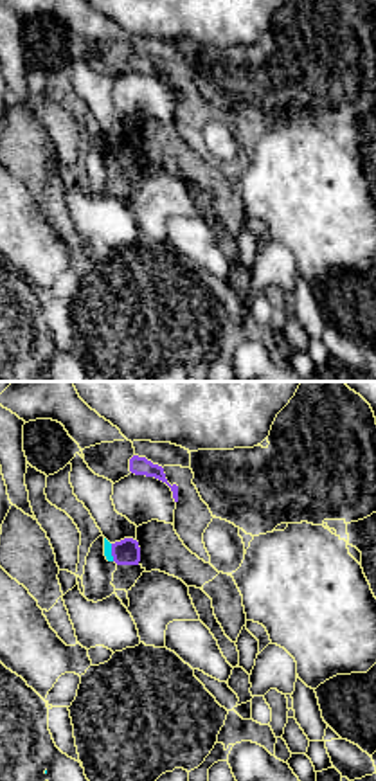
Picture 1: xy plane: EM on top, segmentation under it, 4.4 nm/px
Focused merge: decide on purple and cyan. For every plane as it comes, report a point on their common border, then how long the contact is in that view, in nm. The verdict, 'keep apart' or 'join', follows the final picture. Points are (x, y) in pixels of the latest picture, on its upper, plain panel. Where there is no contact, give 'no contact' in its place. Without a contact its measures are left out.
(112, 150) | 80 nm

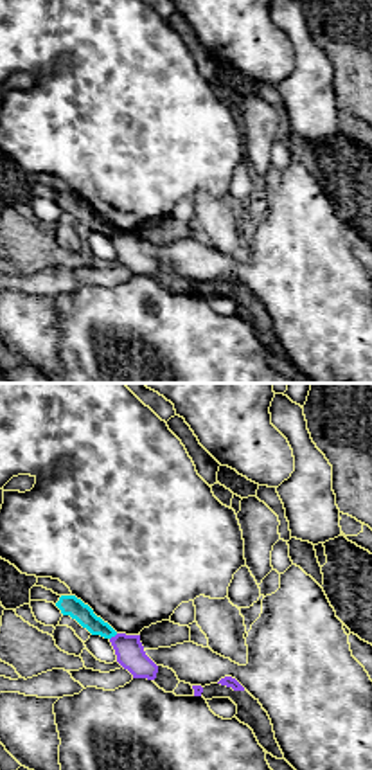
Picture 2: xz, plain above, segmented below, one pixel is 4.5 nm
(115, 232) | 50 nm

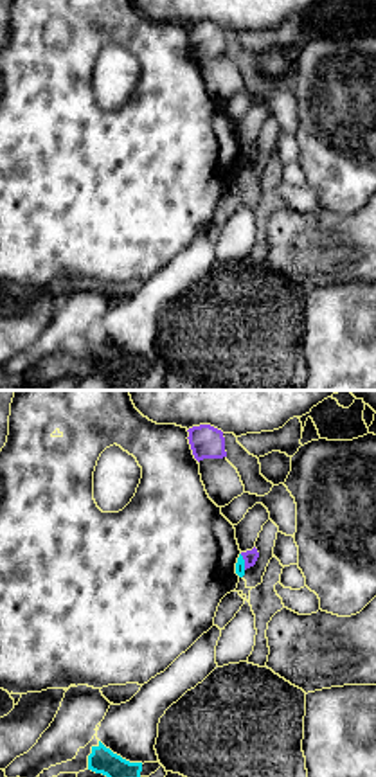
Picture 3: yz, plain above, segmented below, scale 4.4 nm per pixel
(245, 159) | 80 nm

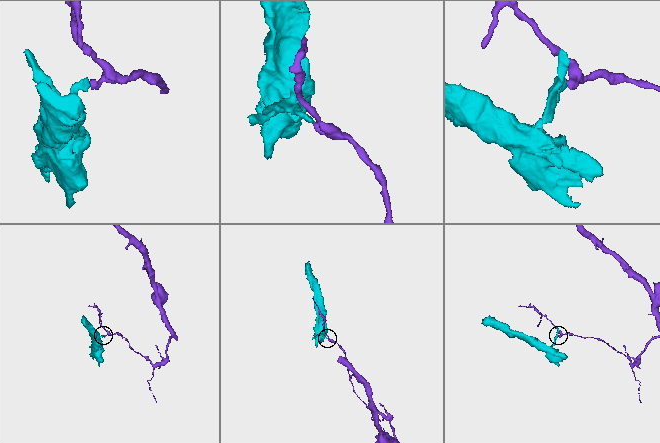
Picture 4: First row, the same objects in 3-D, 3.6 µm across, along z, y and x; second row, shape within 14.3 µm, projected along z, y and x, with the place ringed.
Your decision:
keep apart

